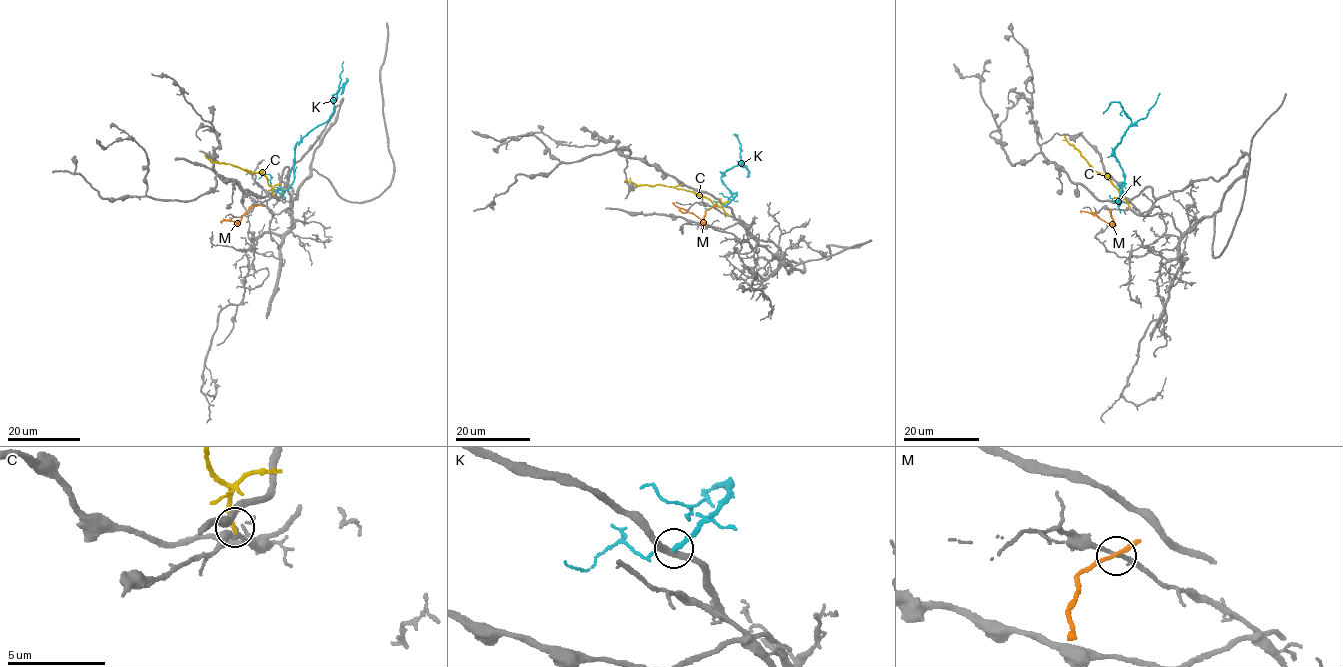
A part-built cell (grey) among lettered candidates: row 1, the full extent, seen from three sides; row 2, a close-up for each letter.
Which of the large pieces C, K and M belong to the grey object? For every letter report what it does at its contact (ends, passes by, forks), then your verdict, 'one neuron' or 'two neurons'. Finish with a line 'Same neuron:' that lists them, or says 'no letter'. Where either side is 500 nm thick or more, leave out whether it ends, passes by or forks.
C: it ends; one neuron
K: it passes by; two neurons
M: it passes by; two neurons
Same neuron: C

